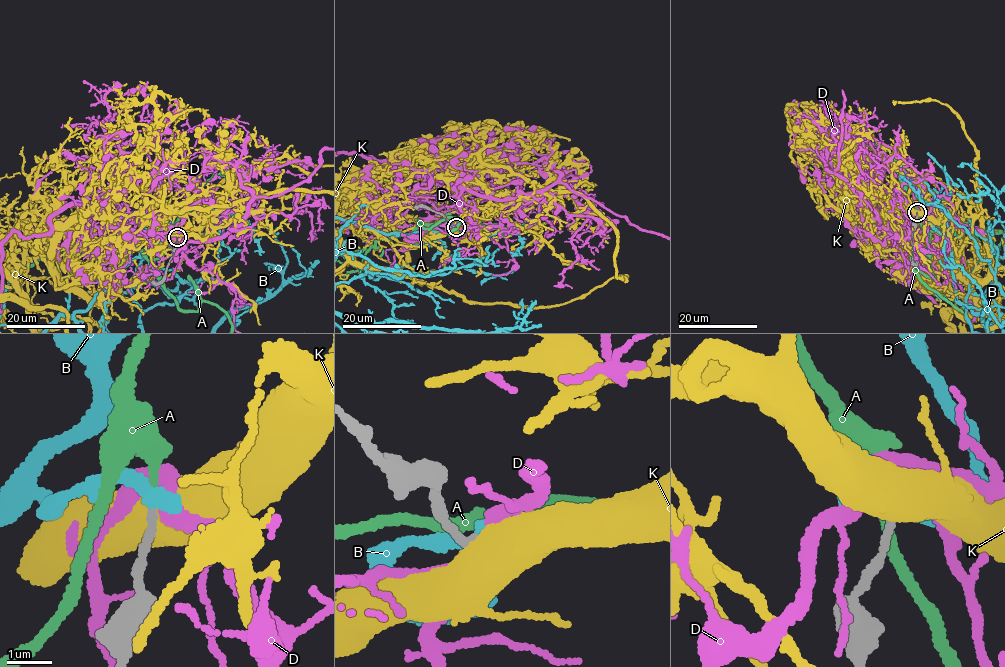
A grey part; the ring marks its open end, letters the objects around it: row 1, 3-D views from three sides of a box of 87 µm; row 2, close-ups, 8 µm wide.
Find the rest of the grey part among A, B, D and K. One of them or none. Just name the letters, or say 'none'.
A

